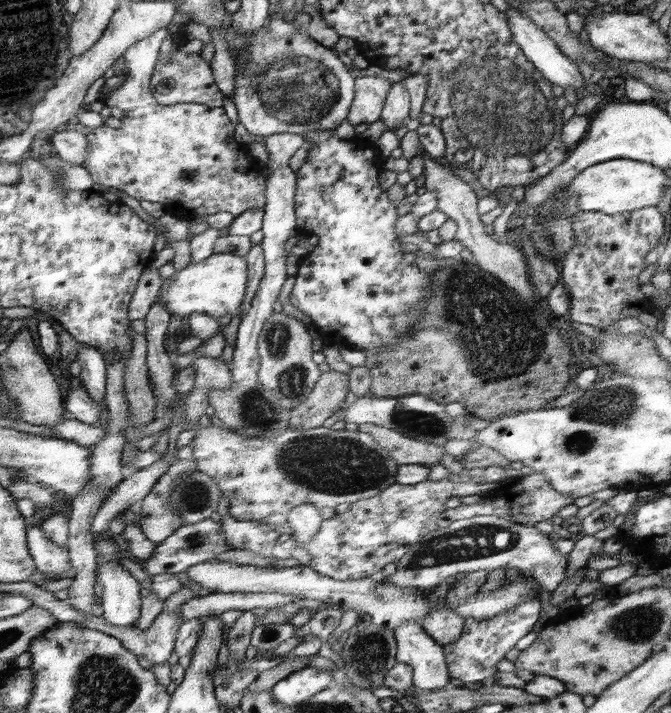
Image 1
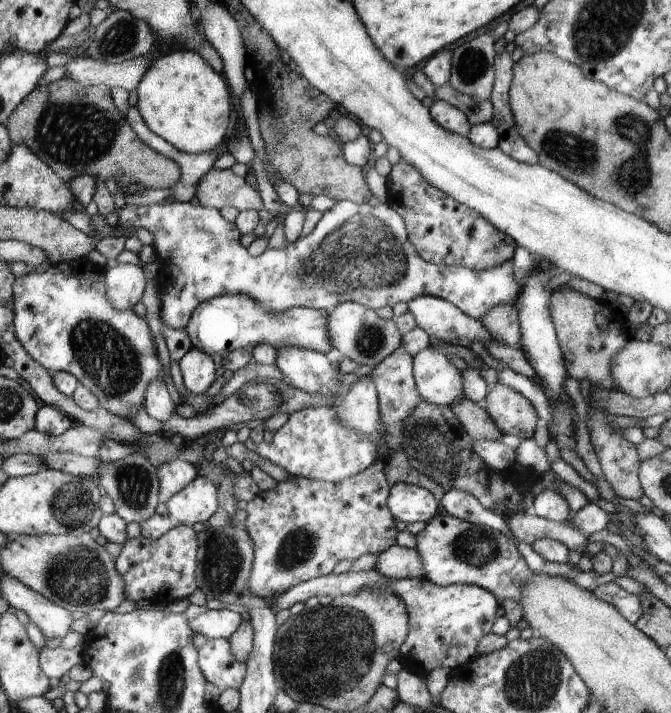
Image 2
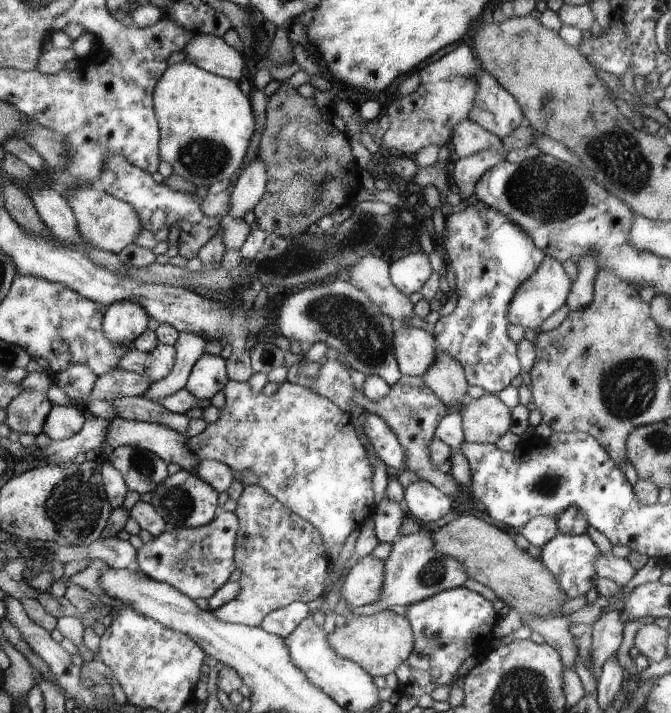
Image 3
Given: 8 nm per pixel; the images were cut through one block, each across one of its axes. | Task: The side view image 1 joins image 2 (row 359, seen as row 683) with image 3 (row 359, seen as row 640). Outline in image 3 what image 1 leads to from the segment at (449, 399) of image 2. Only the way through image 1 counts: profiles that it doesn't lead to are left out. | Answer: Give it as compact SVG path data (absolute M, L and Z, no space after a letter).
M393 320L392 324L392 348L399 372L402 375L422 377L435 363L438 349L433 334L408 326L400 320Z

